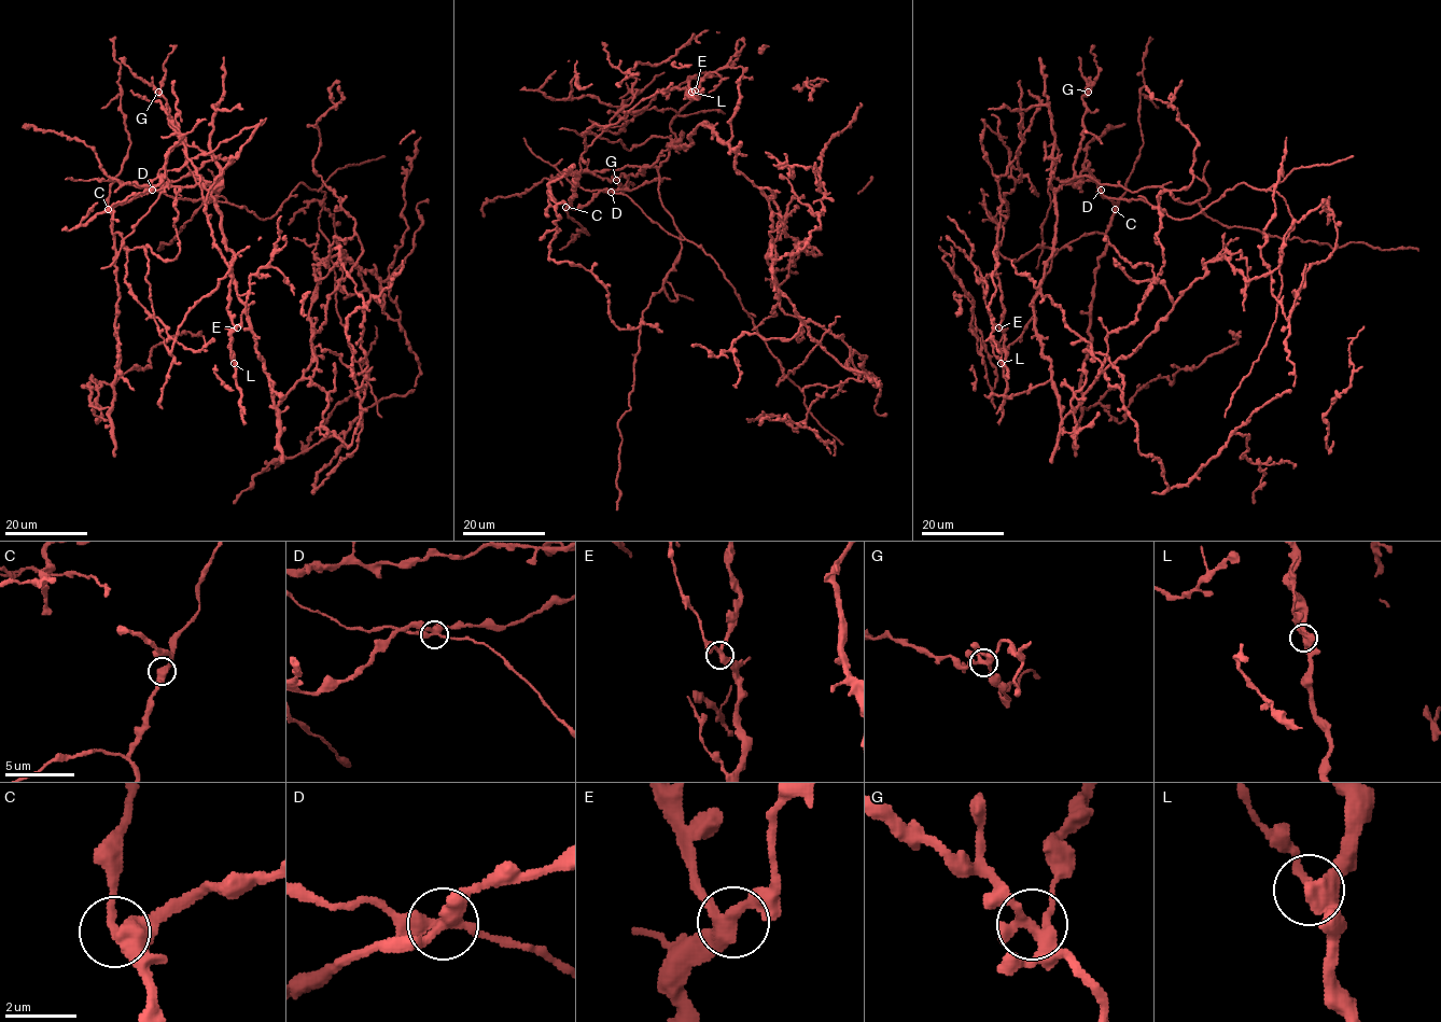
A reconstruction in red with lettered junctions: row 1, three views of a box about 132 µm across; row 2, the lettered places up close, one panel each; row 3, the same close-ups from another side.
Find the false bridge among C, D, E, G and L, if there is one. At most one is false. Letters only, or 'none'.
D

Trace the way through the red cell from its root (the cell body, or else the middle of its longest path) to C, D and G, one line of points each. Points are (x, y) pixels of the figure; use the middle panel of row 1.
C: (736, 153), (700, 124), (688, 144), (659, 155), (659, 200), (683, 239), (625, 194), (603, 190), (565, 207)
D: (736, 153), (700, 124), (688, 144), (659, 155), (659, 200), (683, 239), (653, 222), (625, 194), (611, 192)
G: (736, 153), (700, 124), (688, 144), (669, 146), (642, 174), (623, 173), (616, 180)

